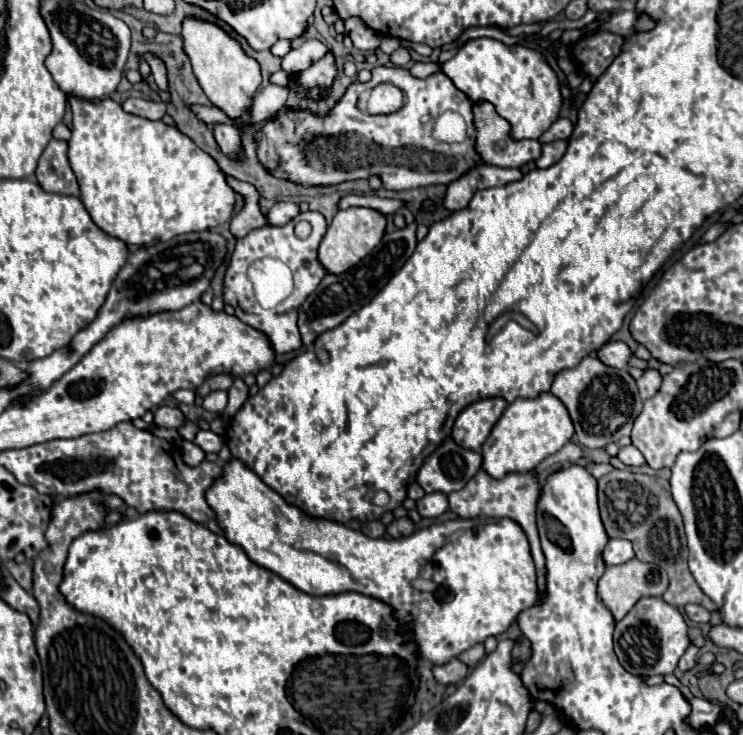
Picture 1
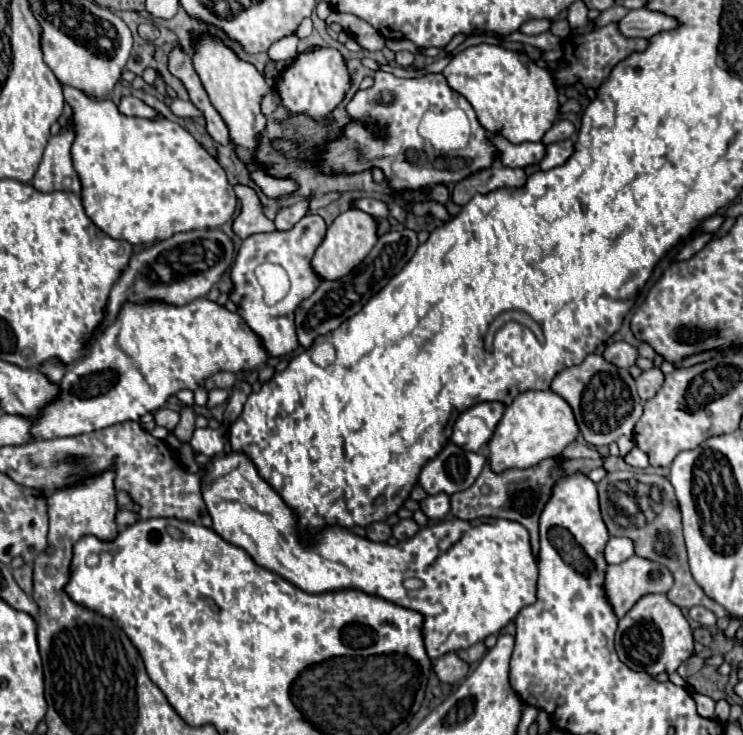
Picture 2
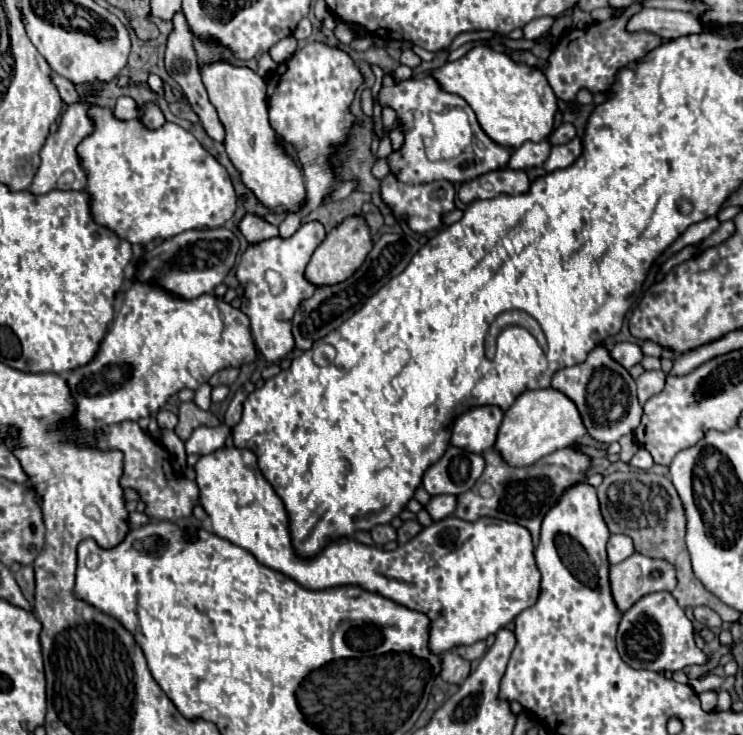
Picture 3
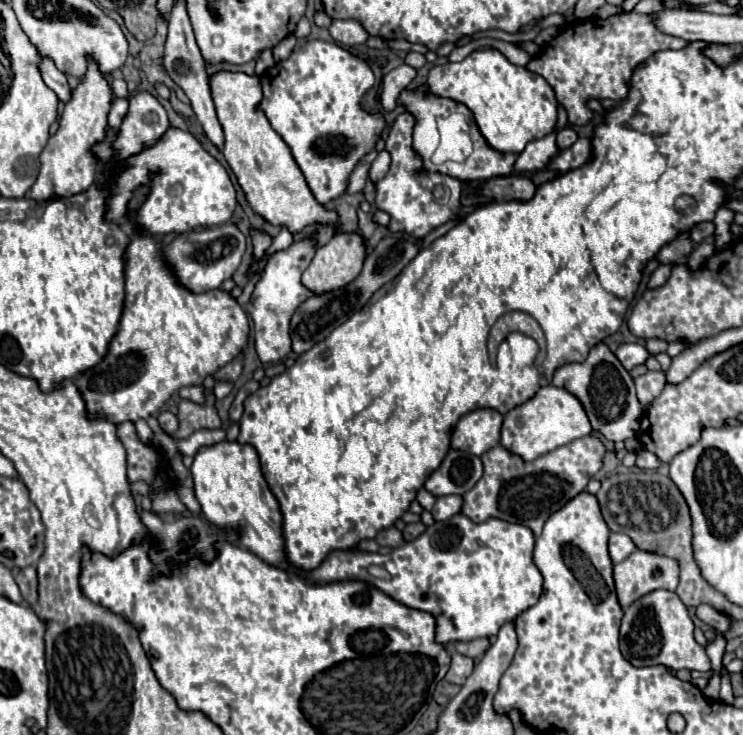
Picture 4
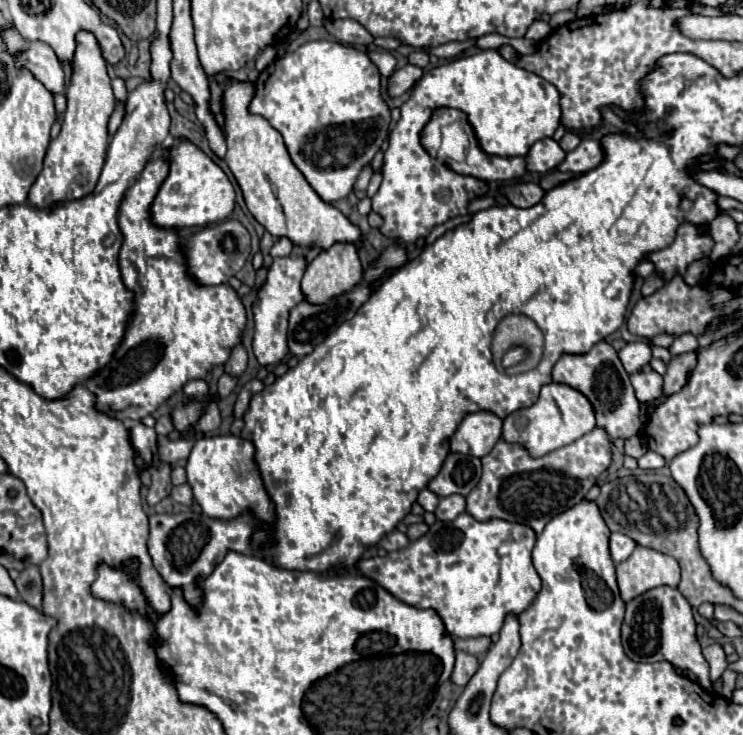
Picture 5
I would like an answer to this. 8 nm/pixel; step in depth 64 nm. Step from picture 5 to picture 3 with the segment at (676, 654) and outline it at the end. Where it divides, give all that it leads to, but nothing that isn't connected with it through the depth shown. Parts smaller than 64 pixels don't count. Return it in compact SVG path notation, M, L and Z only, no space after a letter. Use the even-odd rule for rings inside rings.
M654 592L640 598L620 620L616 646L622 660L636 670L676 672L688 664L704 664L706 654L694 644L694 628L670 592Z

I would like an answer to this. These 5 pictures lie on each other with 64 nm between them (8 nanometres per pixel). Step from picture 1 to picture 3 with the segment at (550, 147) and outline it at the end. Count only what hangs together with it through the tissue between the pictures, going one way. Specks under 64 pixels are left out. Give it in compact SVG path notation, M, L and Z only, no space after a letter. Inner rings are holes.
M574 138L566 144L560 144L560 146L552 146L550 156L544 162L544 170L552 172L552 170L558 170L558 168L568 168L580 156L580 150L582 150L580 138Z

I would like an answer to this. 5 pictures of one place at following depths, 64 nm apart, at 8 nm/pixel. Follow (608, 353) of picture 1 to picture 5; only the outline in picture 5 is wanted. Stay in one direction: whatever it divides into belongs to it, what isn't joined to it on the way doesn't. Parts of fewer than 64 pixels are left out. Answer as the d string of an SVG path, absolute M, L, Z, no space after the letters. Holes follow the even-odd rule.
M630 342L626 344L620 352L618 352L626 372L638 372L644 364L650 362L652 354L650 354L650 346L646 342Z

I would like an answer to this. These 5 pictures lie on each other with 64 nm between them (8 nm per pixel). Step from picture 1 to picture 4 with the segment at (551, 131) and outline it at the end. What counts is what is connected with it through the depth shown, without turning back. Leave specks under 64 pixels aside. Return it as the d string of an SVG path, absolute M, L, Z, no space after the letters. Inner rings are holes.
M562 128L558 134L556 134L556 144L558 148L568 148L572 146L572 142L576 142L576 132L572 128Z

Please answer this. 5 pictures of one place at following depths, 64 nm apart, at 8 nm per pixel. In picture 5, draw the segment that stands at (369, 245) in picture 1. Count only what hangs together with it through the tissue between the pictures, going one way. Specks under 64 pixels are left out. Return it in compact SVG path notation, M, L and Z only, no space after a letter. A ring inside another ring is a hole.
M336 242L332 244L328 250L322 250L306 268L304 272L304 278L302 278L302 292L306 294L306 300L308 302L328 302L330 298L334 298L336 294L342 294L342 292L348 292L352 290L352 286L356 286L362 278L362 264L360 264L360 258L358 258L358 250L354 244L342 244L342 242Z

